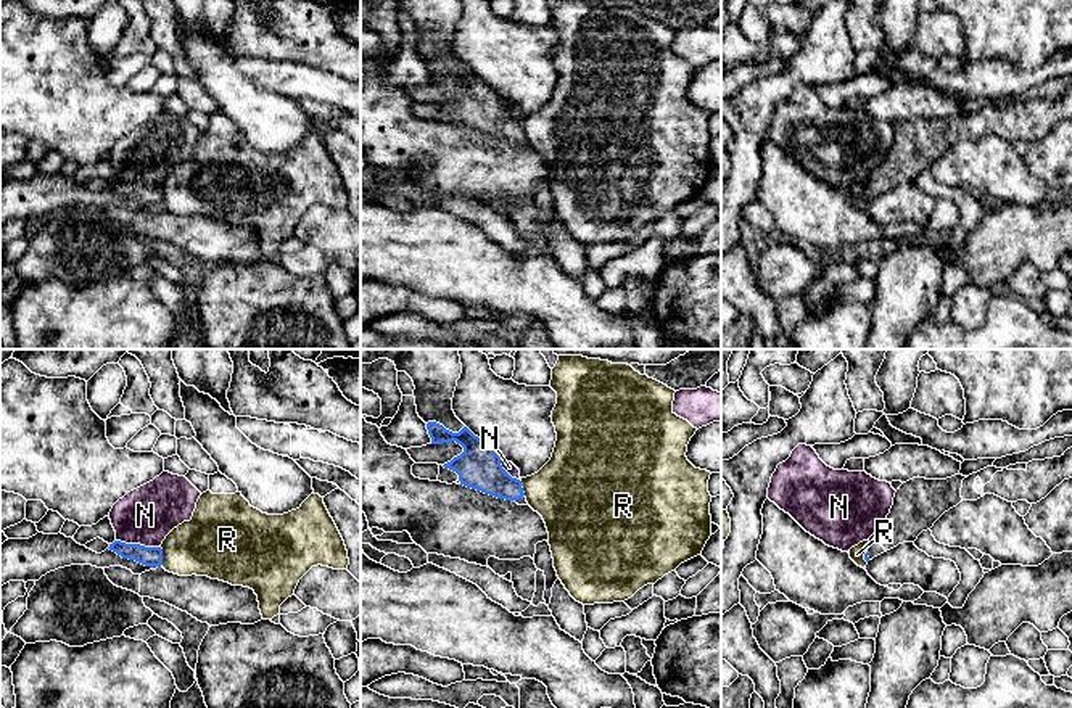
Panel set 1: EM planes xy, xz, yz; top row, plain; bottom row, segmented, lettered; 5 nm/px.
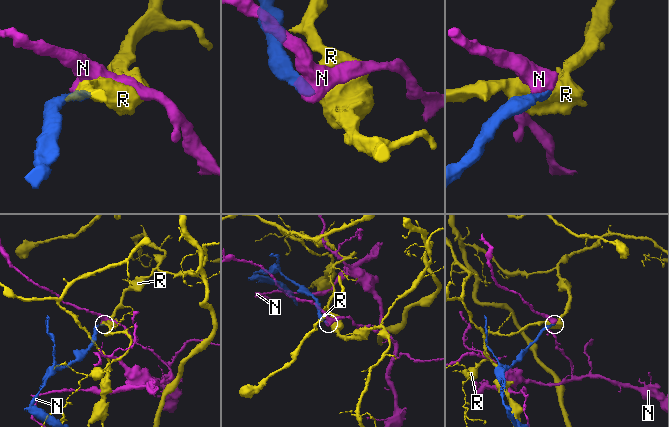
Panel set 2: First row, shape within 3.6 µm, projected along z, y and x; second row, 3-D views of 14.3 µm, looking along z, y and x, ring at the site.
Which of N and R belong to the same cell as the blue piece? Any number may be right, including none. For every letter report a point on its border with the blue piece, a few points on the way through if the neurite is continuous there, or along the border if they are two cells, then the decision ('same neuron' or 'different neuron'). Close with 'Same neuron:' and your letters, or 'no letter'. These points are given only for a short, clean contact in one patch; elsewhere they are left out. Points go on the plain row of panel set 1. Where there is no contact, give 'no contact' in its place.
N: contact xy (139, 184); border xy (116, 179), (160, 187); different neuron
R: contact xy (161, 197); border xy (160, 187), (161, 205); different neuron
Same neuron: no letter

